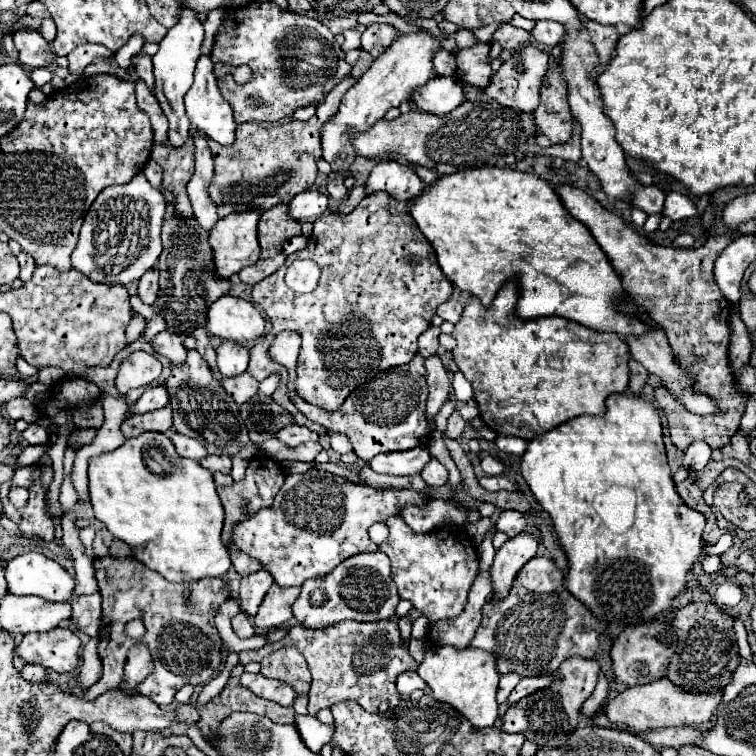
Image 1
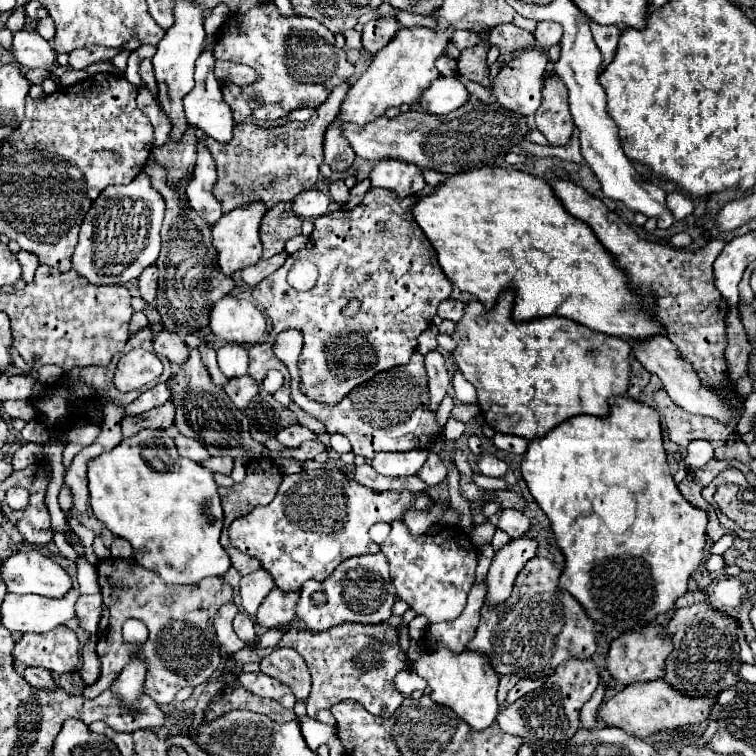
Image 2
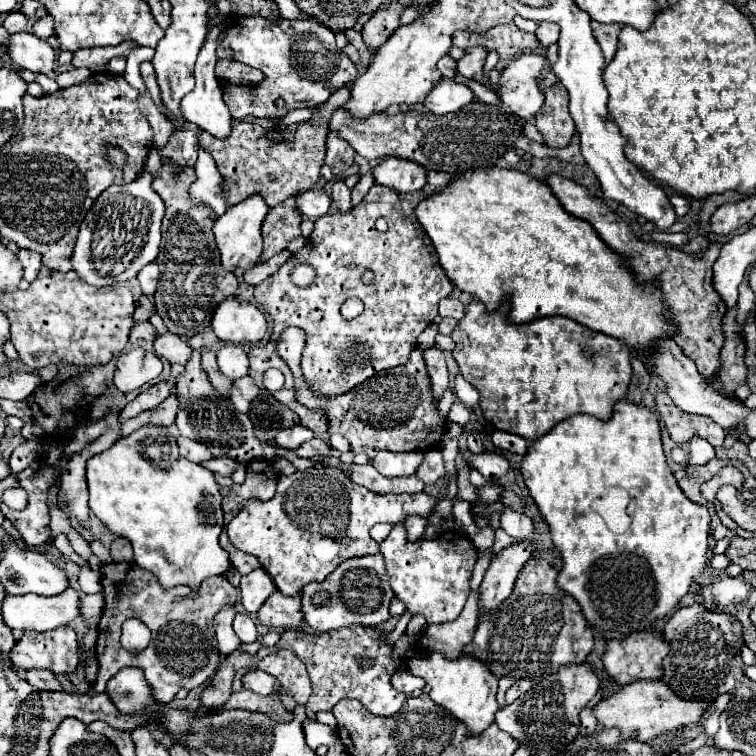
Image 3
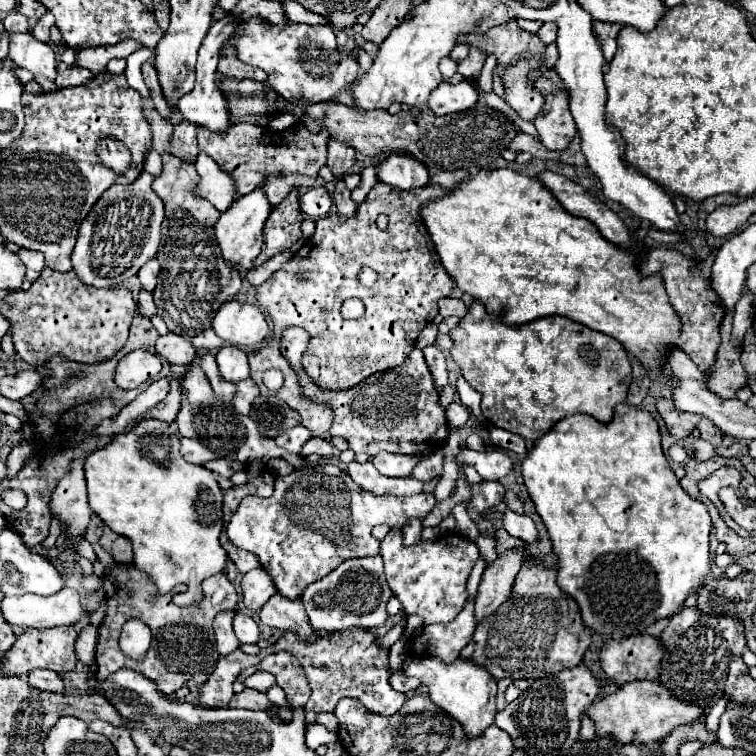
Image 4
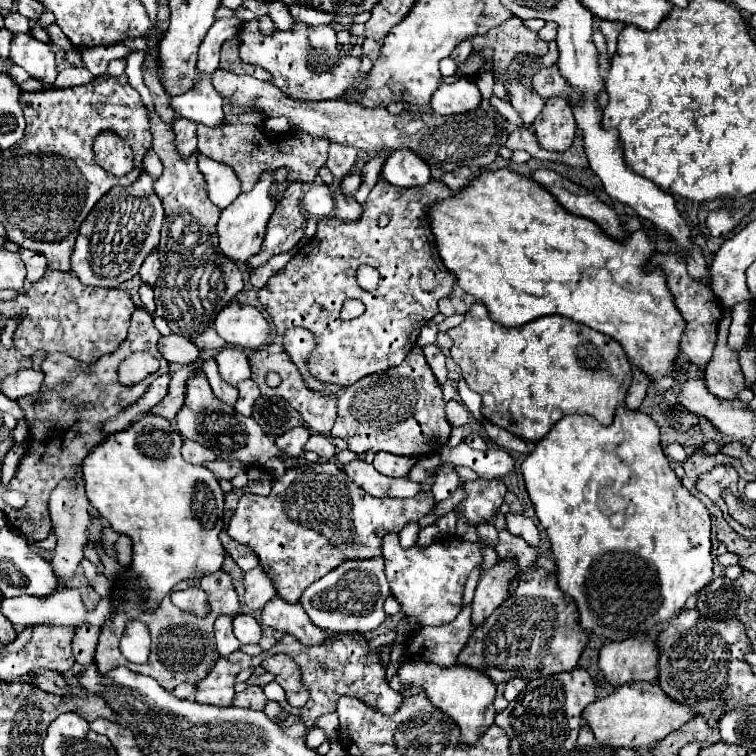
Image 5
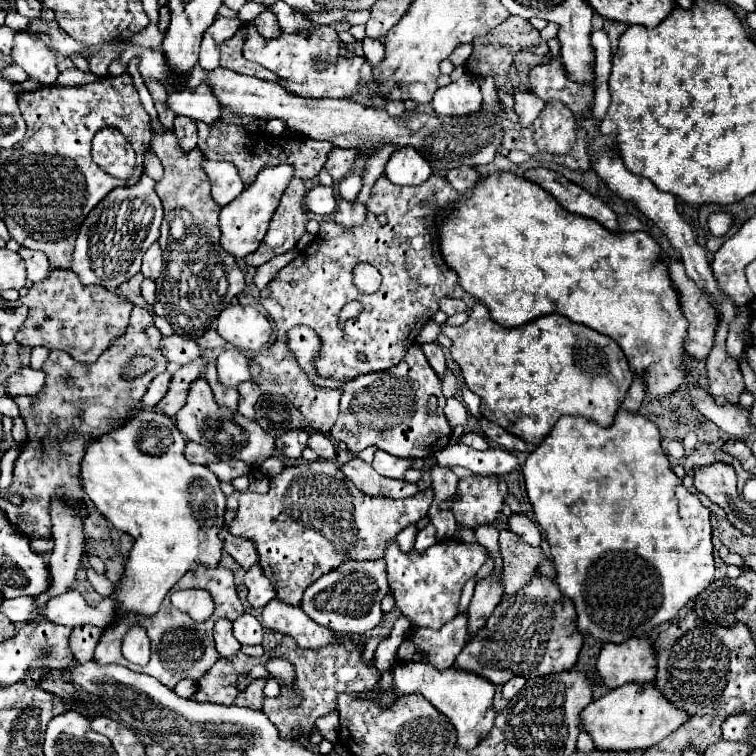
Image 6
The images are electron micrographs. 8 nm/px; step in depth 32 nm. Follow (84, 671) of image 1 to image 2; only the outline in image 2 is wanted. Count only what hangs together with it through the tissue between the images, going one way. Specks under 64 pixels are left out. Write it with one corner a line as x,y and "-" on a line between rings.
96,640
88,642
84,646
84,668
82,668
82,680
86,686
94,684
100,674
100,660
96,656

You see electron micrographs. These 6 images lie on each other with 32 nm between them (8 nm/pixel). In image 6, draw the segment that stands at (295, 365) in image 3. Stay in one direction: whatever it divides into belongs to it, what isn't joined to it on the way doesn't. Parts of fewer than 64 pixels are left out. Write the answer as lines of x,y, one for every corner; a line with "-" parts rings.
296,326
296,328
292,328
288,332
288,346
296,354
296,358
300,360
302,370
310,370
312,378
318,376
320,380
326,380
316,370
316,356
320,354
322,340
320,340
320,336
312,328
308,328
308,326

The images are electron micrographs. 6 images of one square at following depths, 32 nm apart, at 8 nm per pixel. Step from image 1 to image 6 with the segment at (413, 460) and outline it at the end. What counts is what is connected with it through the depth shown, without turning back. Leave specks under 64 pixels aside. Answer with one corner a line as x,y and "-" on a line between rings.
376,450
372,468
374,468
376,472
380,472
382,476
386,476
386,478
402,478
404,472
410,468
410,464
412,464
412,460
396,458
396,456
388,454
388,452

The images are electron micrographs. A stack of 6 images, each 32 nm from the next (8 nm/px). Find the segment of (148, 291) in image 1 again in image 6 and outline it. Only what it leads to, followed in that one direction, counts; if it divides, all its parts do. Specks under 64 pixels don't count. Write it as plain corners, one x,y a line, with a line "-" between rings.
152,244
152,248
148,248
148,252
144,254
144,260
142,260
142,270
140,270
144,276
150,276
150,278
158,278
160,272
162,272
162,256
160,256
160,244

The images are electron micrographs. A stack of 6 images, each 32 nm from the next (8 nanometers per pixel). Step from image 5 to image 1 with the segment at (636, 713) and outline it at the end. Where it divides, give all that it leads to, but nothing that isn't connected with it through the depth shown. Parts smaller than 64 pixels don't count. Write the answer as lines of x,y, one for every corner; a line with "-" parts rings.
660,678
648,684
636,684
620,692
616,698
612,698
604,708
602,714
614,722
624,724
632,734
644,734
656,728
678,728
678,726
694,726
710,722
712,714
716,712
722,698
722,690
712,694
690,694
680,690
678,686
672,686
668,678

